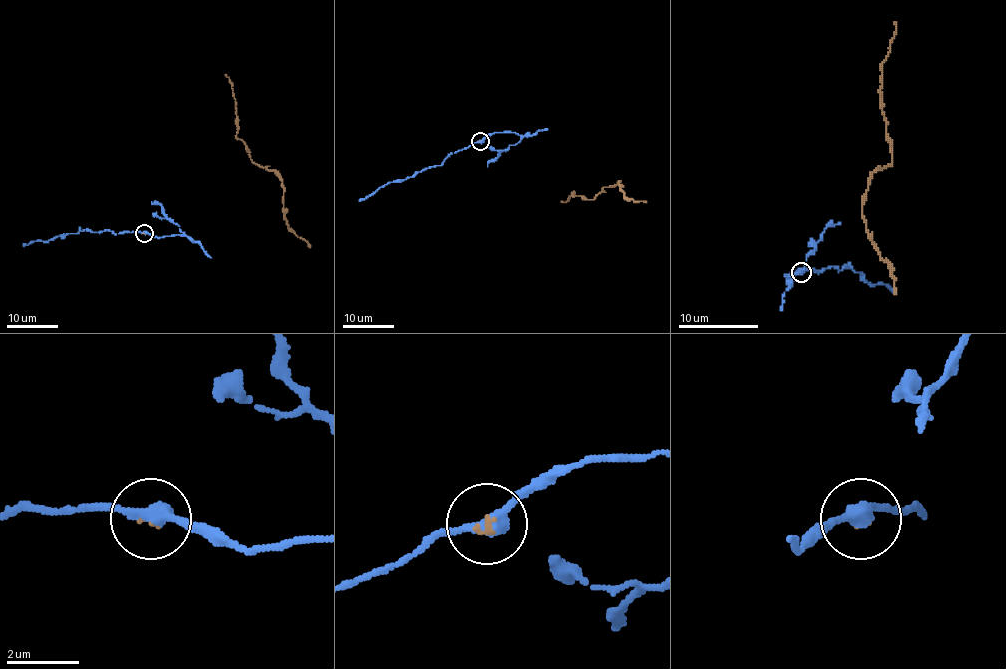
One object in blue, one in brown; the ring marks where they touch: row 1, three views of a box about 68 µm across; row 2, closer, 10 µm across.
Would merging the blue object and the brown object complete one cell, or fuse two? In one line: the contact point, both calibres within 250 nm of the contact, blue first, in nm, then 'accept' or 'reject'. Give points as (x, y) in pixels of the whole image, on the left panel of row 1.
(144, 233) | 360/100 nm | accept

